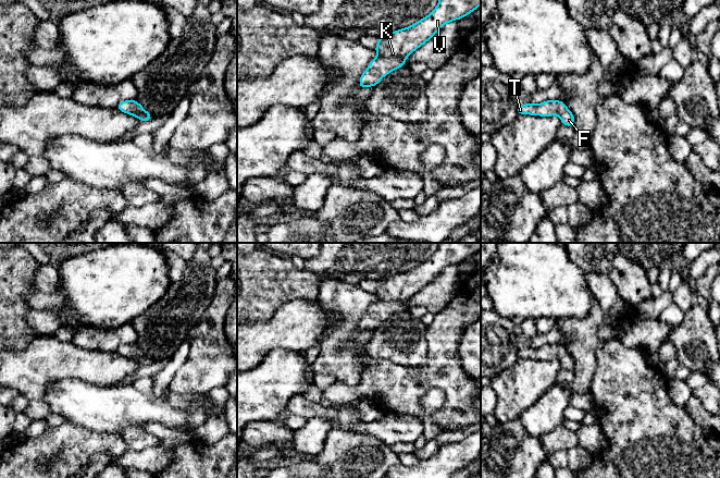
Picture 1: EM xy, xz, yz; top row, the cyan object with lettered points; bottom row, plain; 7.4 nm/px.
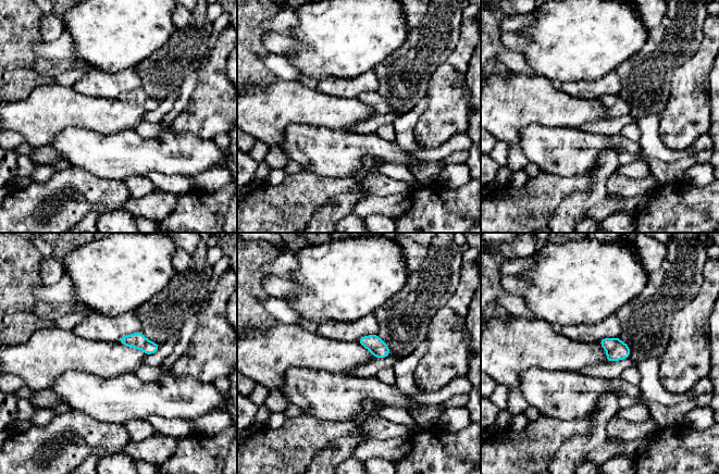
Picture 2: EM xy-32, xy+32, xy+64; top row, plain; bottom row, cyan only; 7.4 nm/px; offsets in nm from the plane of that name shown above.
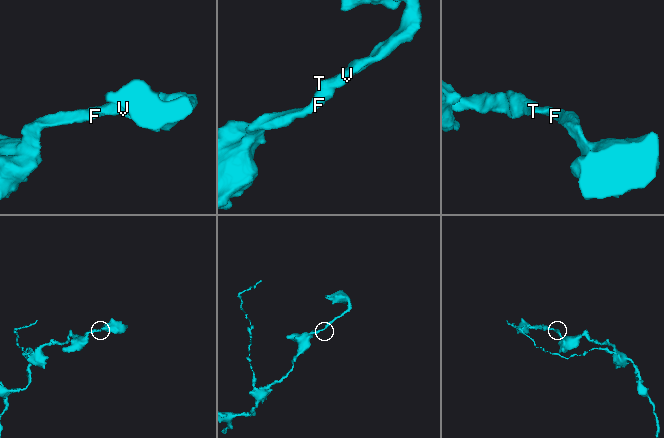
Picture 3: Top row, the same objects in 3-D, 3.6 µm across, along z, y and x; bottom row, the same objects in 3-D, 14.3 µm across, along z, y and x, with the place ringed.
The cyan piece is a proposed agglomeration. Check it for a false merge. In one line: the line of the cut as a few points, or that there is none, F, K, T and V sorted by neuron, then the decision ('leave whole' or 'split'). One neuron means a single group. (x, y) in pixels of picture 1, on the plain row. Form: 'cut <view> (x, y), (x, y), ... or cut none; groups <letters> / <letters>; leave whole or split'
cut none; groups F K T V; leave whole

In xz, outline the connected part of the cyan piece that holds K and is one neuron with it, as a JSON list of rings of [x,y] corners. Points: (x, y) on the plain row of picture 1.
[[[439,243],[434,255],[424,262],[393,277],[380,280],[375,291],[377,301],[361,318],[359,332],[374,331],[389,316],[406,310],[405,304],[430,284],[444,268],[460,263],[481,248],[481,243]]]

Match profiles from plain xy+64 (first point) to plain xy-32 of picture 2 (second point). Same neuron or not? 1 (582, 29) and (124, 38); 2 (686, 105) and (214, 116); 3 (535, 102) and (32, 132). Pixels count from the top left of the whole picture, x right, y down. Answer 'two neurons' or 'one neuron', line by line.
1: one neuron
2: one neuron
3: one neuron

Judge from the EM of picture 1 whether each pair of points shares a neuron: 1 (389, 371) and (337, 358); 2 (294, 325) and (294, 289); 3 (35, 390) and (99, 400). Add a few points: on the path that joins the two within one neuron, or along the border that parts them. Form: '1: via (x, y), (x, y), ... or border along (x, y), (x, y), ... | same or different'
1: border along (365, 354), (360, 358), (360, 380), (349, 387) | different
2: border along (318, 301), (292, 299), (285, 302), (272, 315) | different
3: border along (69, 378), (53, 381), (41, 399) | different

